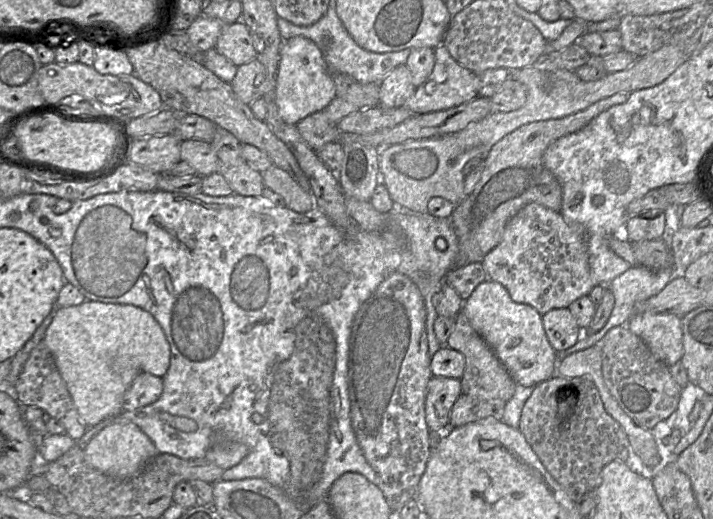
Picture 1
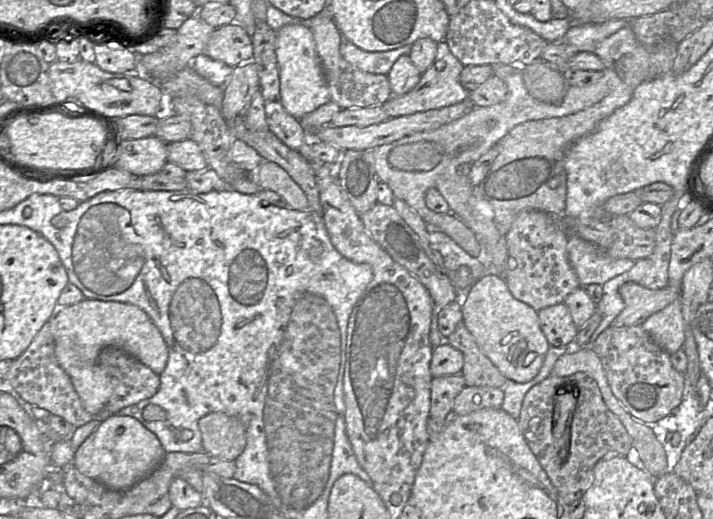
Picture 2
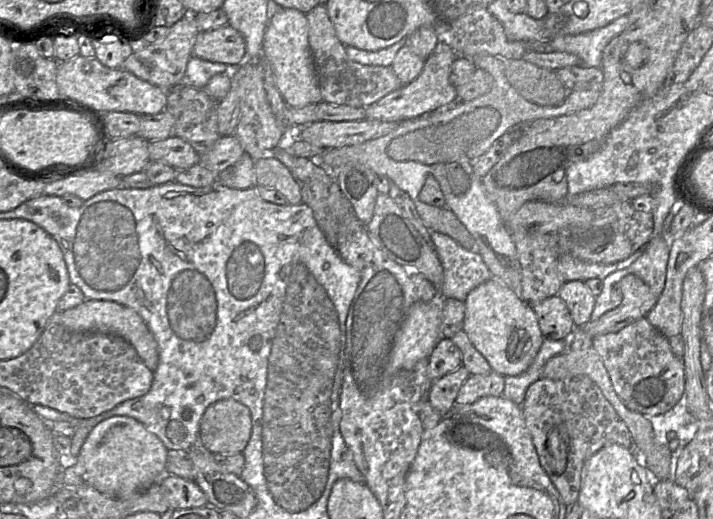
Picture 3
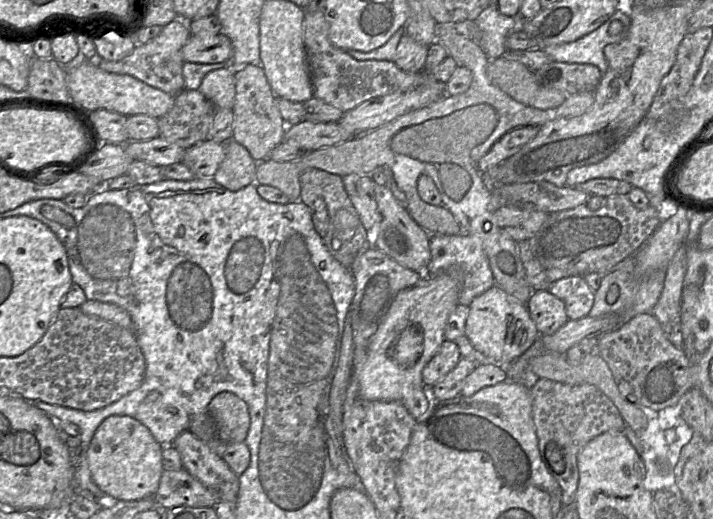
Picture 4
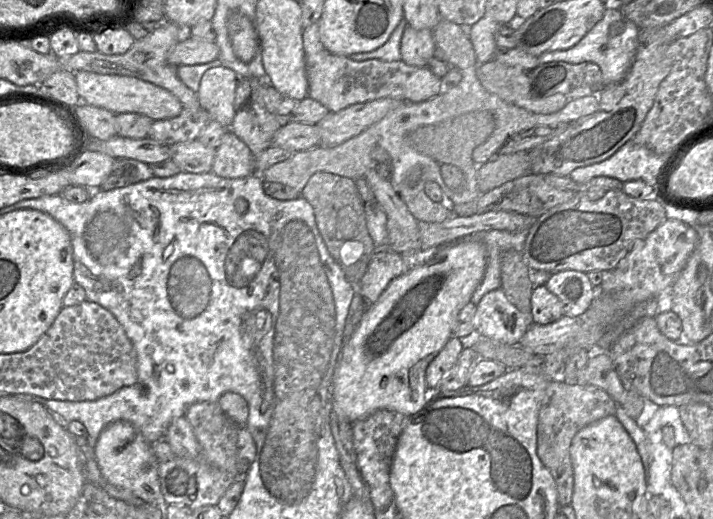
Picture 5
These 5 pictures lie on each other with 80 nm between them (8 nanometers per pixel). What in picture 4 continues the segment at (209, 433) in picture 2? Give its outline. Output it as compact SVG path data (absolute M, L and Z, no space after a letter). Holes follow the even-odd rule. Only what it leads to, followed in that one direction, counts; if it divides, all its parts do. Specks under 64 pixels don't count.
M221 392L209 403L219 437L227 444L244 442L249 428L250 415L247 403L230 392Z

